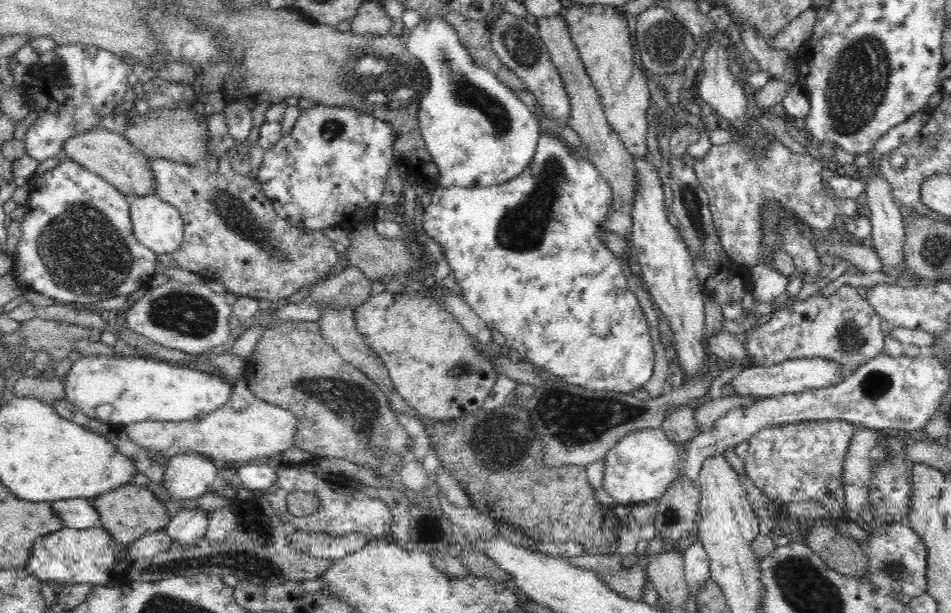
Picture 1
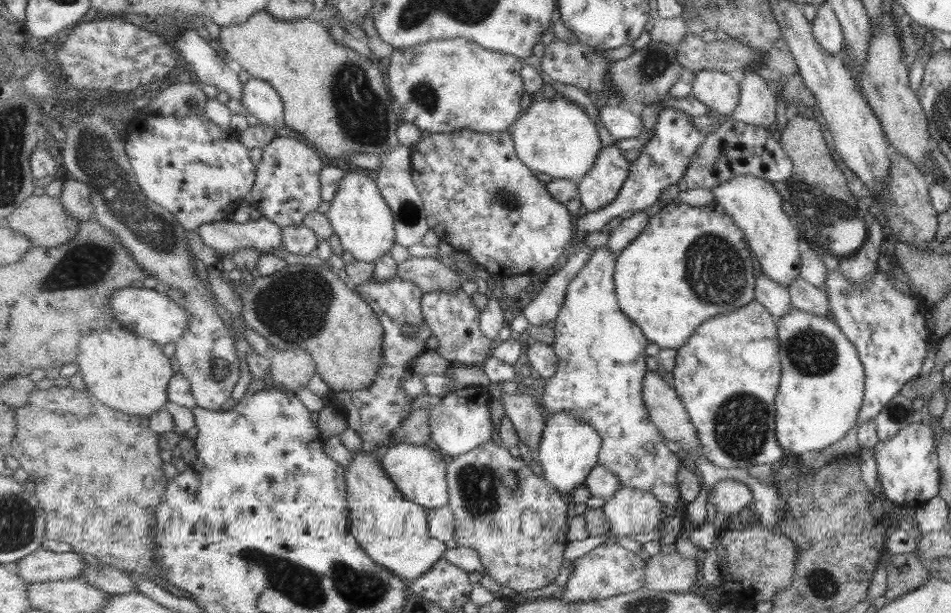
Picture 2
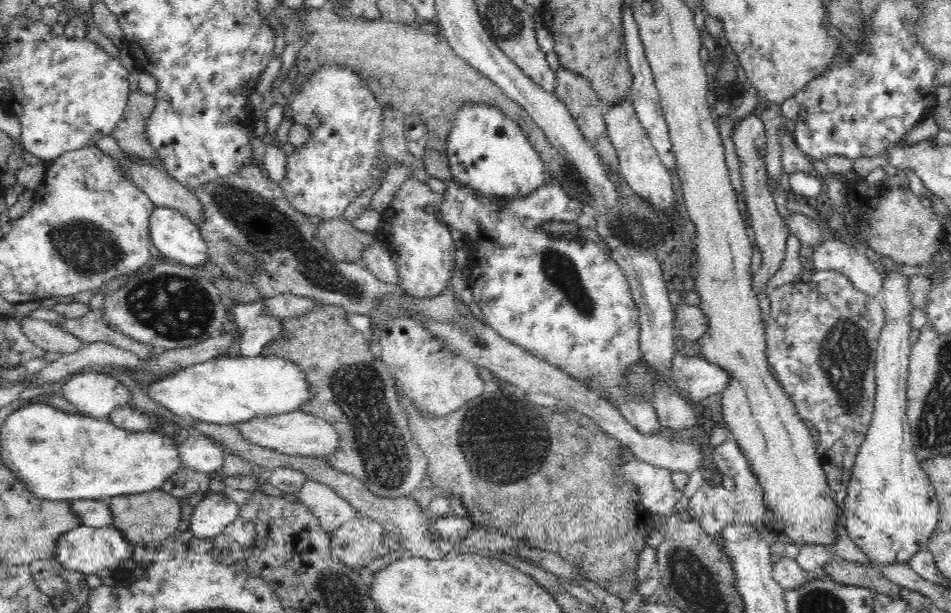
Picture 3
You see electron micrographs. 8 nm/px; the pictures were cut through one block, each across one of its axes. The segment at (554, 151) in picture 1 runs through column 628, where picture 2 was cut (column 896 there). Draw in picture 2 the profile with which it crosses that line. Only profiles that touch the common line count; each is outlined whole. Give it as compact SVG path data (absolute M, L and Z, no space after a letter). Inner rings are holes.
M878 267L869 282L861 284L851 284L841 270L827 271L826 288L830 315L829 317L840 327L846 338L854 344L858 351L858 356L864 365L865 370L865 391L863 403L858 413L857 426L862 426L867 420L873 420L884 408L891 398L899 394L899 390L916 375L920 374L920 369L924 359L930 352L928 339L929 332L926 330L926 312L929 307L923 304L923 298L916 296L906 296L901 291L895 289L894 285L888 281L888 277L881 272Z

